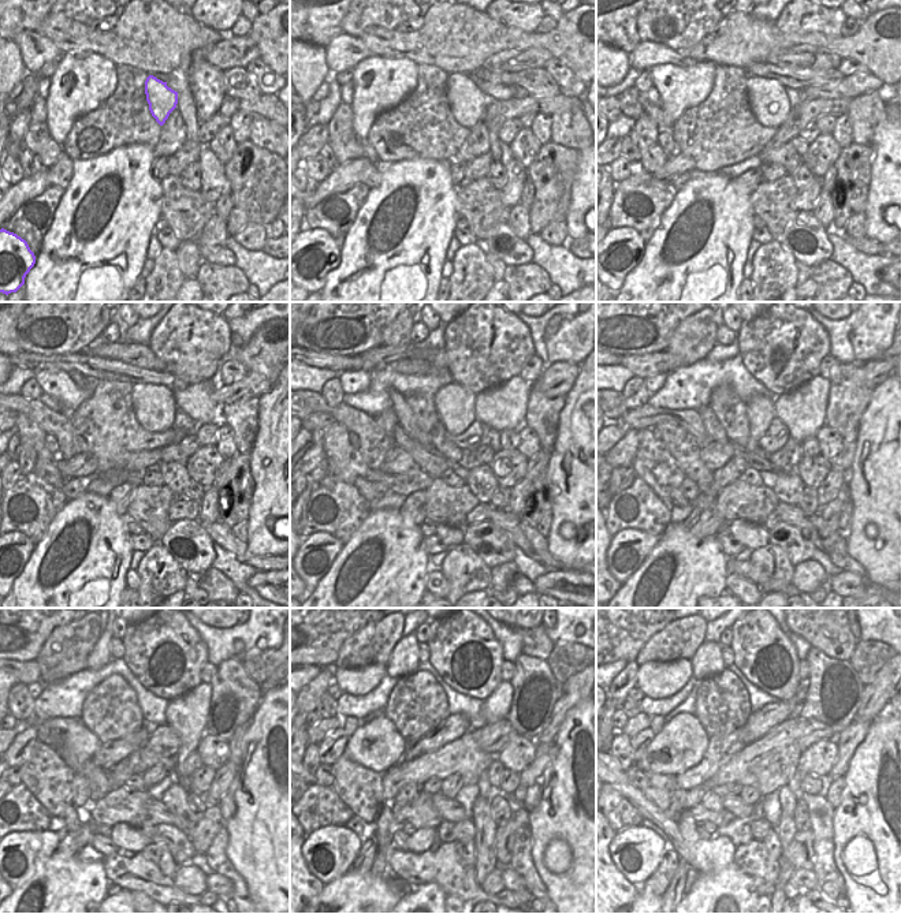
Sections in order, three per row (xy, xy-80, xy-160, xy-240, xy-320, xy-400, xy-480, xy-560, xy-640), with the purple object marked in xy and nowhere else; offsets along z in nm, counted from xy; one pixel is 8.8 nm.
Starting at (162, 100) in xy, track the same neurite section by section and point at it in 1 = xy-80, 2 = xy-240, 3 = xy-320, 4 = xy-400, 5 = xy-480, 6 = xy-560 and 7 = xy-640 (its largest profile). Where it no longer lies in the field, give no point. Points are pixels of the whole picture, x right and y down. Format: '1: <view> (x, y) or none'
1: xy-80 (468, 103)
2: xy-240 (155, 407)
3: xy-320 (455, 405)
4: xy-400 (760, 411)
5: xy-480 (18, 853)
6: xy-560 (330, 851)
7: xy-640 (636, 851)

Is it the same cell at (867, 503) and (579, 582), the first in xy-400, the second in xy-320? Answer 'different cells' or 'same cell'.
different cells

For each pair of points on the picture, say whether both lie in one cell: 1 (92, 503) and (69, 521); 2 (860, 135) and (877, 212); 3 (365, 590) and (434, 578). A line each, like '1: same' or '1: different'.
1: same
2: different
3: different

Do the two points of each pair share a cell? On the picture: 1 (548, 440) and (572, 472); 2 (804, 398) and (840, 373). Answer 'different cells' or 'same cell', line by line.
1: different cells
2: different cells

